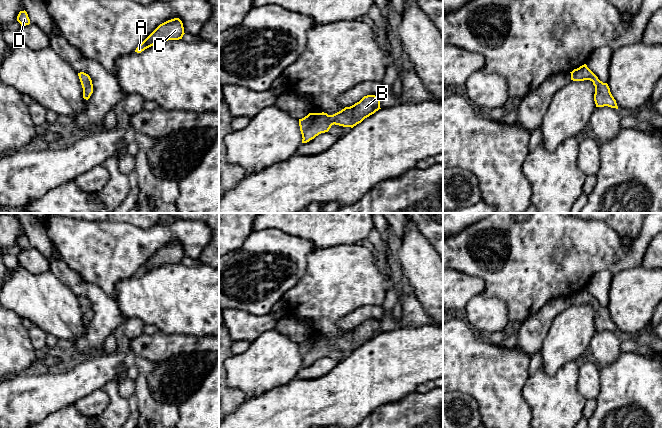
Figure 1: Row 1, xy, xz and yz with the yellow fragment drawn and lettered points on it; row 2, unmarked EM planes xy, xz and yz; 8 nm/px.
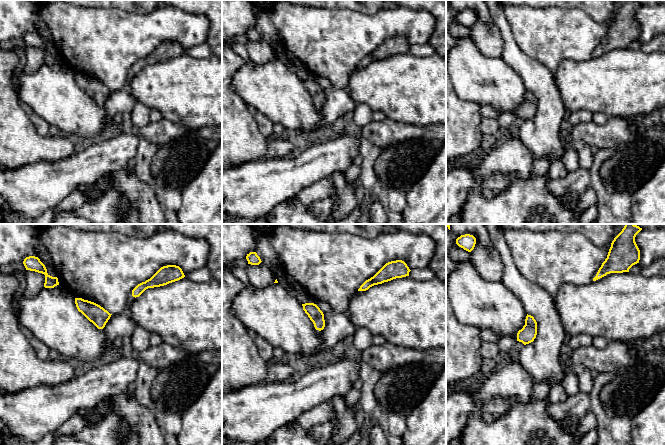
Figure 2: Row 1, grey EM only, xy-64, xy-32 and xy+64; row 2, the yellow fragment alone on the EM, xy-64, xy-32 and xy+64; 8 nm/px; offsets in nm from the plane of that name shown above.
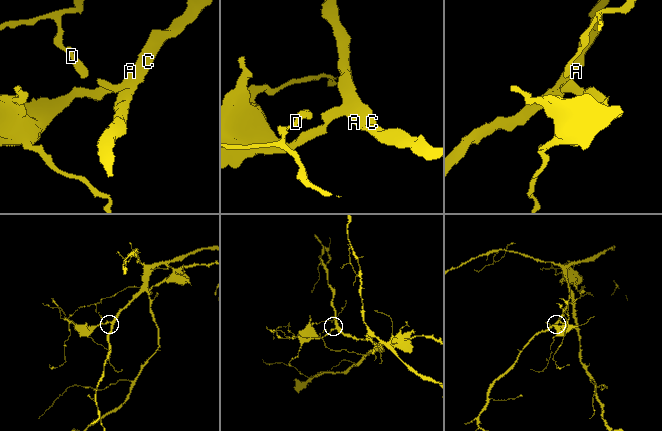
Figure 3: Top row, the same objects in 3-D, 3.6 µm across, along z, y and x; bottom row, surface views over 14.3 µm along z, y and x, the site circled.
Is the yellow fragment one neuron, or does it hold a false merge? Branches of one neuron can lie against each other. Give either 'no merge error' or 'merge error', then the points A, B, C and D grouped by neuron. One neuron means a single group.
merge error; groups A B C / D

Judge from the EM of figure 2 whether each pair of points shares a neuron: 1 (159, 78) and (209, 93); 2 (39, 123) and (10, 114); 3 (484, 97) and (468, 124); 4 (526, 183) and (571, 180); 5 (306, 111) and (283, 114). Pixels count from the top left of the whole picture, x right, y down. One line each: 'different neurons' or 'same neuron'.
1: same neuron
2: different neurons
3: different neurons
4: different neurons
5: same neuron

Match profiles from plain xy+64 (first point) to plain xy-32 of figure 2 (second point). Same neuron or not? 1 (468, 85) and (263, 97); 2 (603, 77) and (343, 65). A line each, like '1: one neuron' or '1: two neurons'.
1: one neuron
2: two neurons

